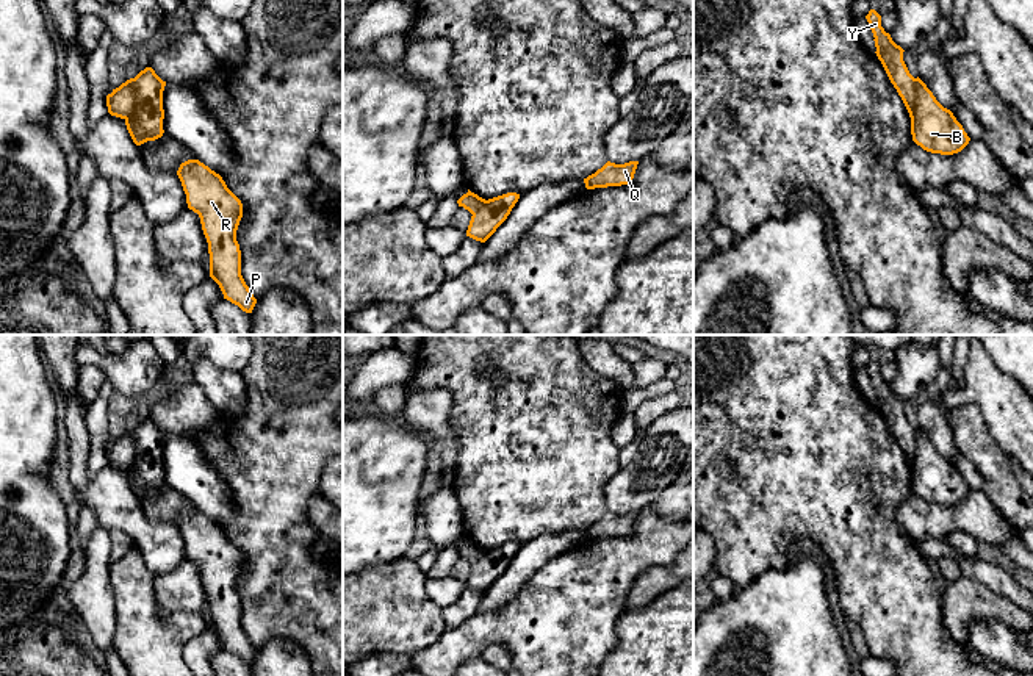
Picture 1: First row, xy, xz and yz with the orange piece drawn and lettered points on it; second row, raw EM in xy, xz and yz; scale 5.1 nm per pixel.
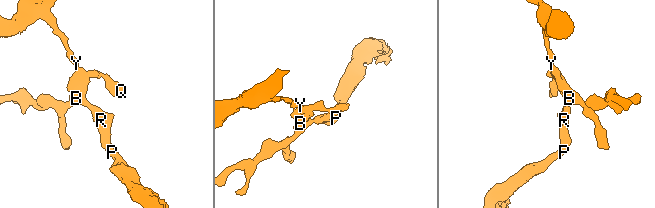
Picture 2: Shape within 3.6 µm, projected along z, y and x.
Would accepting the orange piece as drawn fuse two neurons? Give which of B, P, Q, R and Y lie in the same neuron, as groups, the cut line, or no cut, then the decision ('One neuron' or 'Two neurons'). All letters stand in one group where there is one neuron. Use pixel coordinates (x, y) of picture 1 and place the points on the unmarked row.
Groups: B P R / Q Y. Split along xy (135, 429), (133, 460), (125, 470). Two neurons

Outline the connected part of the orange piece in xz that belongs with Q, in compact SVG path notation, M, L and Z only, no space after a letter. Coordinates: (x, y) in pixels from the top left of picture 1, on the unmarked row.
M607 512L595 524L584 529L587 540L629 535L634 529L639 512L615 515Z

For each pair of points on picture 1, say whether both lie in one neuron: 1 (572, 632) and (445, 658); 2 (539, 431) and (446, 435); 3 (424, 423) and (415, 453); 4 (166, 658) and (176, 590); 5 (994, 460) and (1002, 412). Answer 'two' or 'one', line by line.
1: one
2: two
3: two
4: two
5: two

